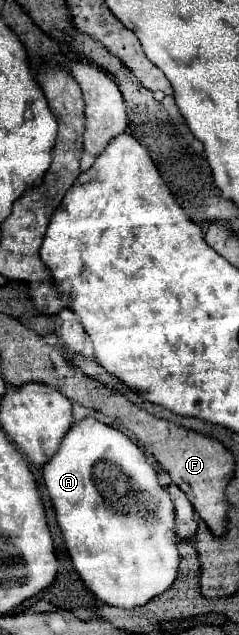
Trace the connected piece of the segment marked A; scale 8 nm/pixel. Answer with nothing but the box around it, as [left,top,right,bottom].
[42,418,178,608]

